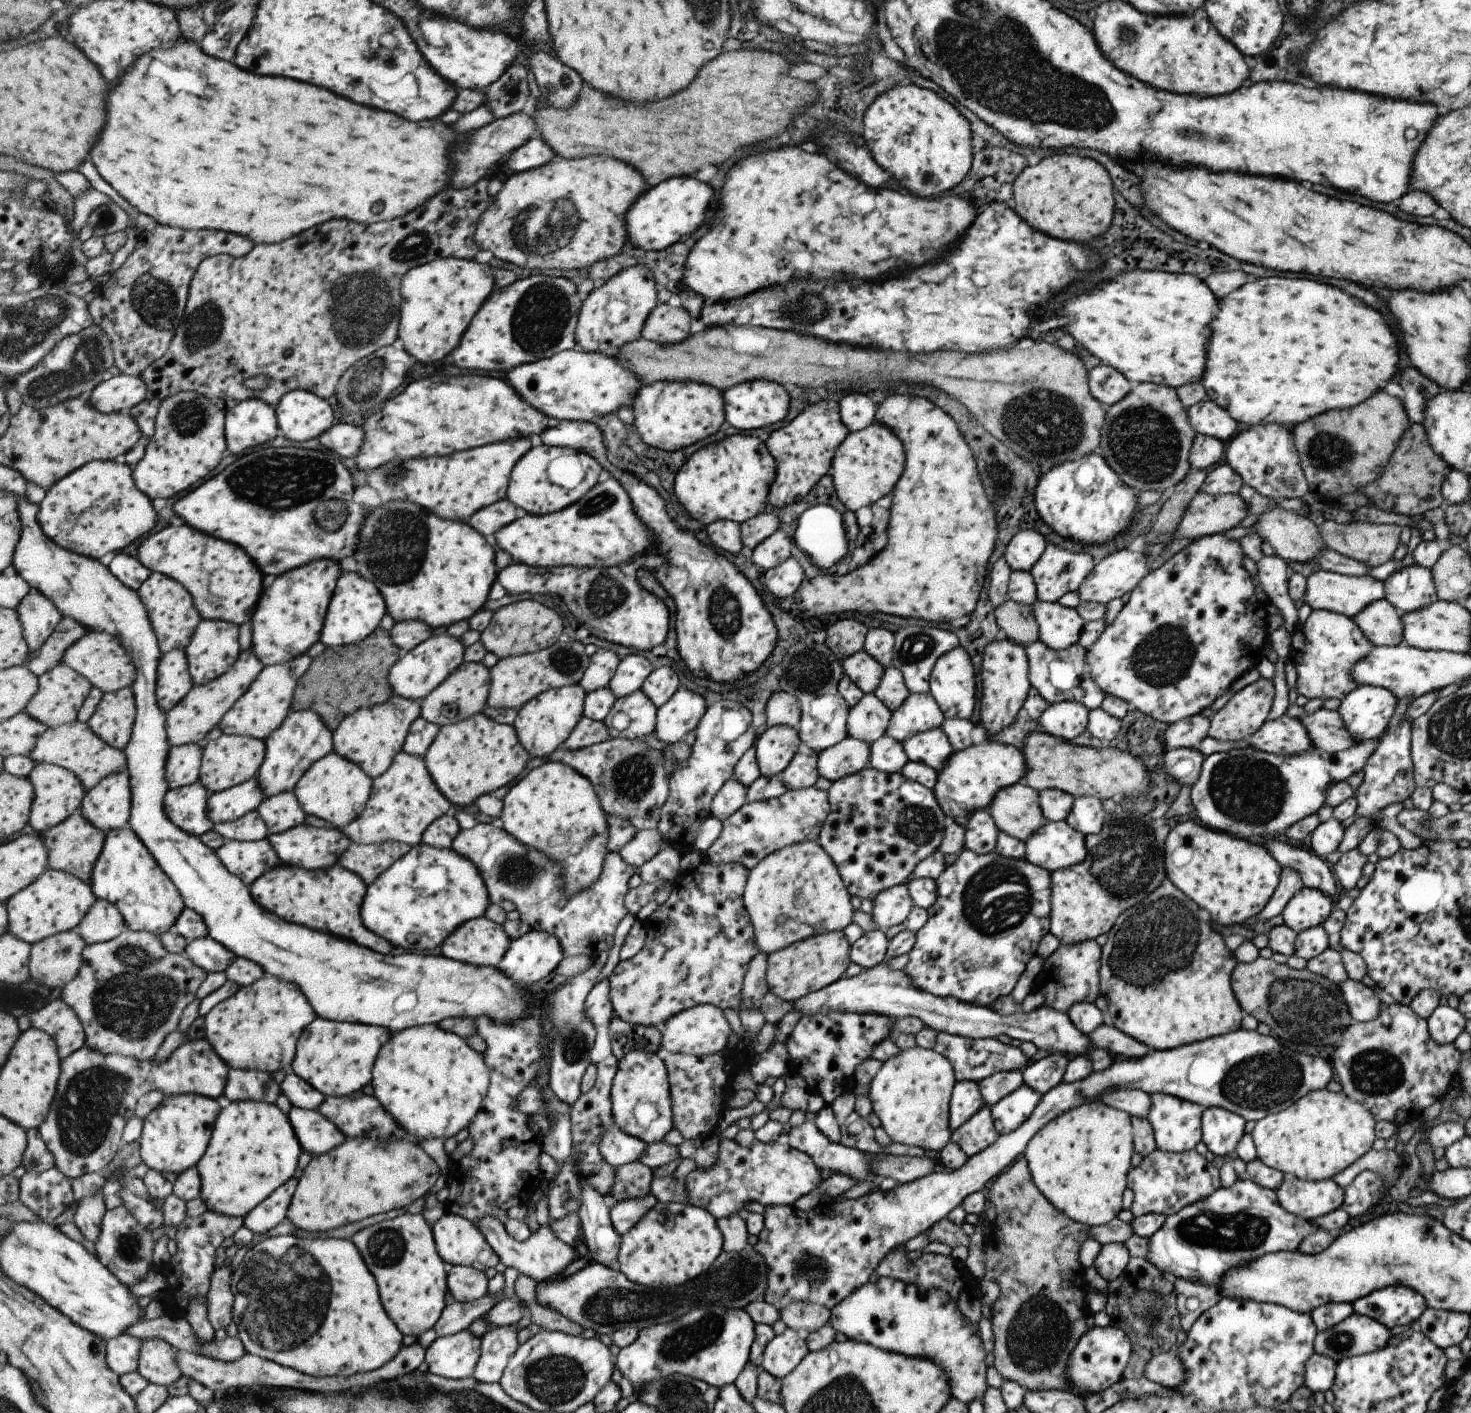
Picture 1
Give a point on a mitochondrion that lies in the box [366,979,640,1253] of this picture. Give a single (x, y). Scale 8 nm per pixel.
(573, 1044)

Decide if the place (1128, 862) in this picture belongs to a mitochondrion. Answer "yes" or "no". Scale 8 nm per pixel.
yes

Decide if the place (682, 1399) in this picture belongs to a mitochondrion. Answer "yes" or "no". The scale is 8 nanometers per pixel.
yes

